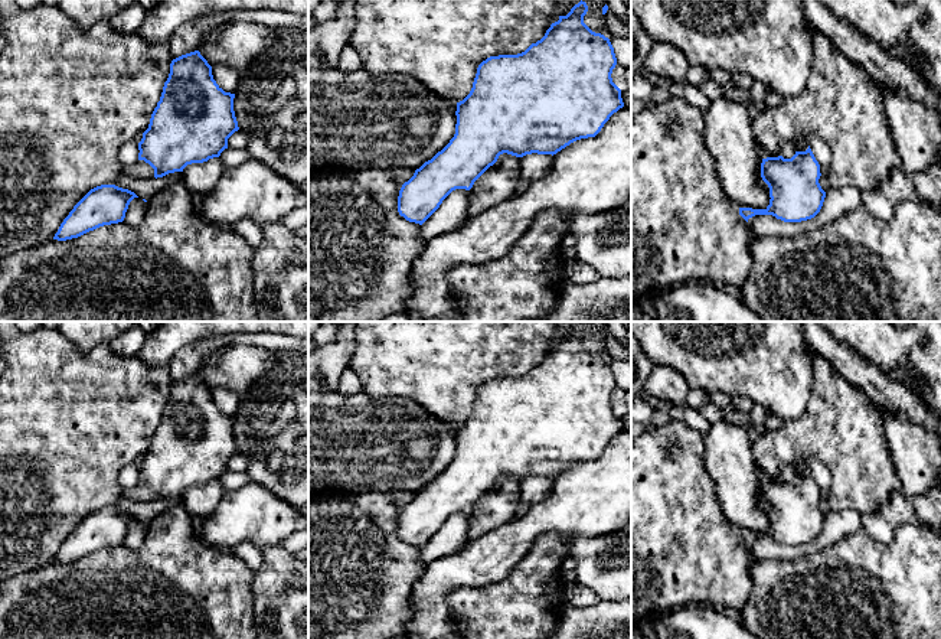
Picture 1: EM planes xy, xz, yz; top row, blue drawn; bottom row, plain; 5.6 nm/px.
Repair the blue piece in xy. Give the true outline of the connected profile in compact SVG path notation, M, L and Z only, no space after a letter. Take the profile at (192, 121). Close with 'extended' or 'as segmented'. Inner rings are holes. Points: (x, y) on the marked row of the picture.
M199 50L173 59L160 101L138 143L138 160L148 163L157 179L169 173L183 172L187 164L219 157L228 149L228 138L239 130L233 98L235 94L225 92L216 84L212 66Z; as segmented

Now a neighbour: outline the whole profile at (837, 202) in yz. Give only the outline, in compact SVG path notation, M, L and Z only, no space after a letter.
M855 188L830 189L826 192L820 212L814 218L801 222L784 222L772 215L755 215L748 219L751 235L757 238L791 238L820 229L839 216L862 206L860 193L862 192Z

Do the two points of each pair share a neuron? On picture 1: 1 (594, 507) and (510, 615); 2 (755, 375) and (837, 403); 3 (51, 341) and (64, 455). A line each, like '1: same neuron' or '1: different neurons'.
1: different neurons
2: different neurons
3: same neuron

